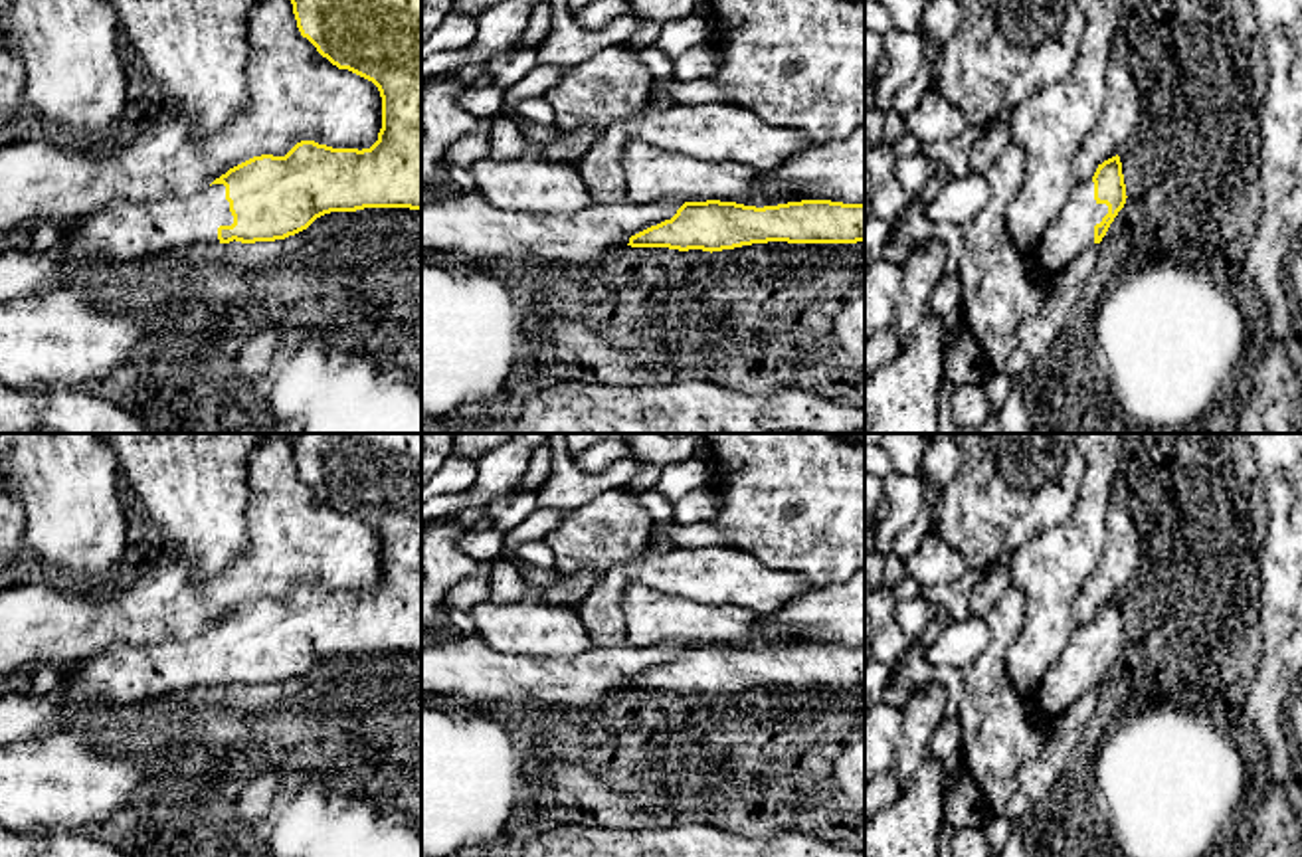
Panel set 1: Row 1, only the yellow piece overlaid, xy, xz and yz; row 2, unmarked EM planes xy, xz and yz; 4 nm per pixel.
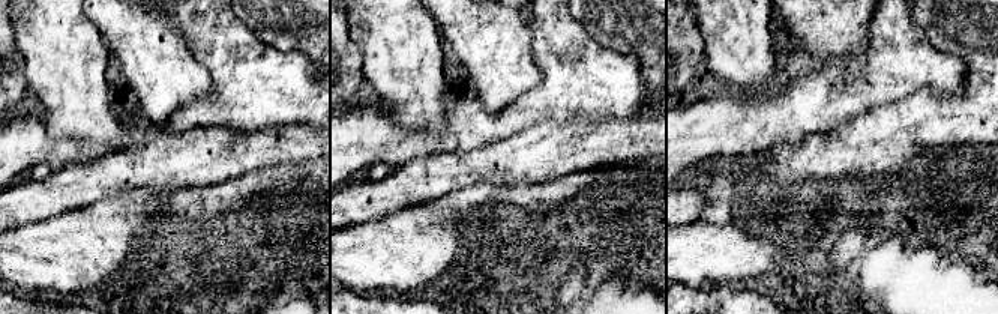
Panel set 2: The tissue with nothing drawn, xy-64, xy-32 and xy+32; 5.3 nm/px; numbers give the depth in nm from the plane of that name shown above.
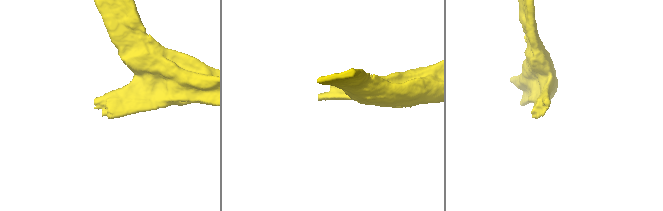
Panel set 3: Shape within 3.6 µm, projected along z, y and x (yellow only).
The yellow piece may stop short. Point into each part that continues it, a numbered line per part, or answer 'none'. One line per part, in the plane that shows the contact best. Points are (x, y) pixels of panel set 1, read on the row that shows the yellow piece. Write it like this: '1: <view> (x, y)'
1: xy (125, 230)

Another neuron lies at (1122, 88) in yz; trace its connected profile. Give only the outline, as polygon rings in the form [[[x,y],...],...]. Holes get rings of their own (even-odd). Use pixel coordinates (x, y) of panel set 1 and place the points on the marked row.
[[[1116,53],[1106,71],[1106,89],[1108,103],[1070,166],[1078,182],[1092,180],[1096,168],[1122,150],[1142,117],[1138,79]]]

